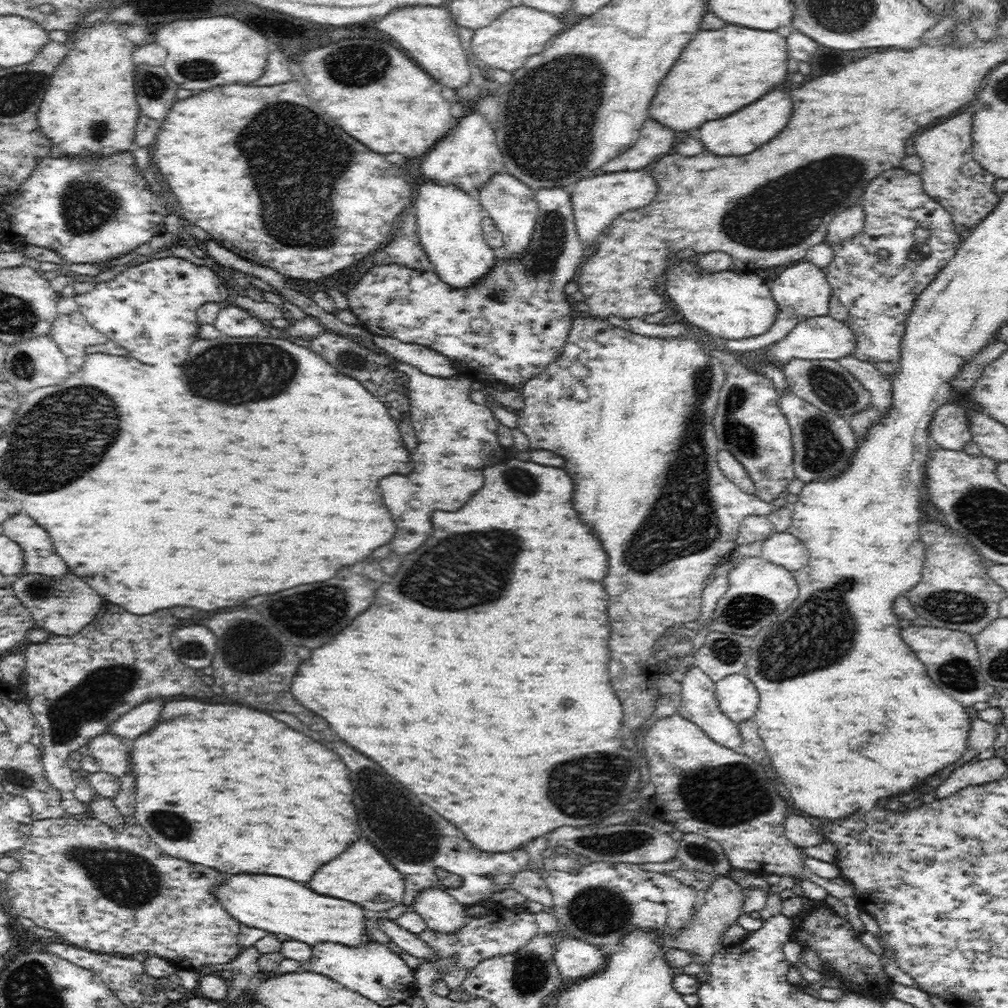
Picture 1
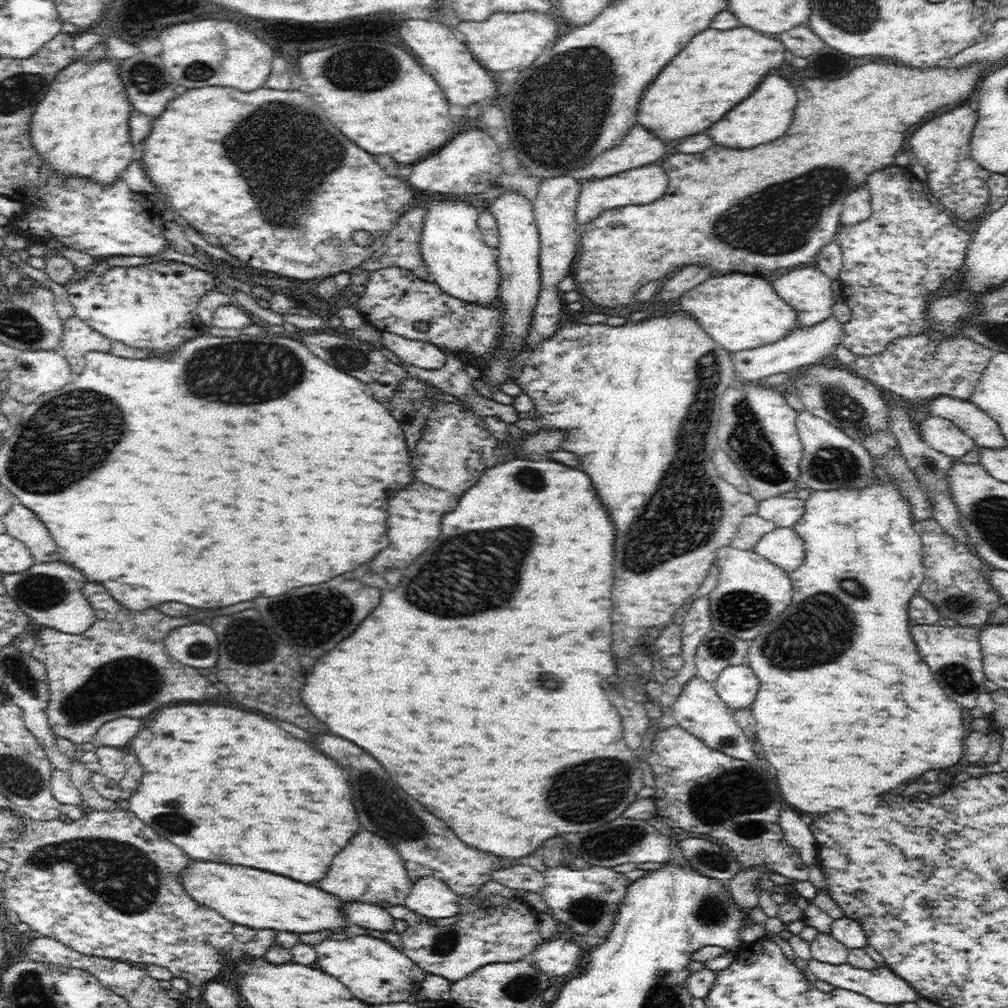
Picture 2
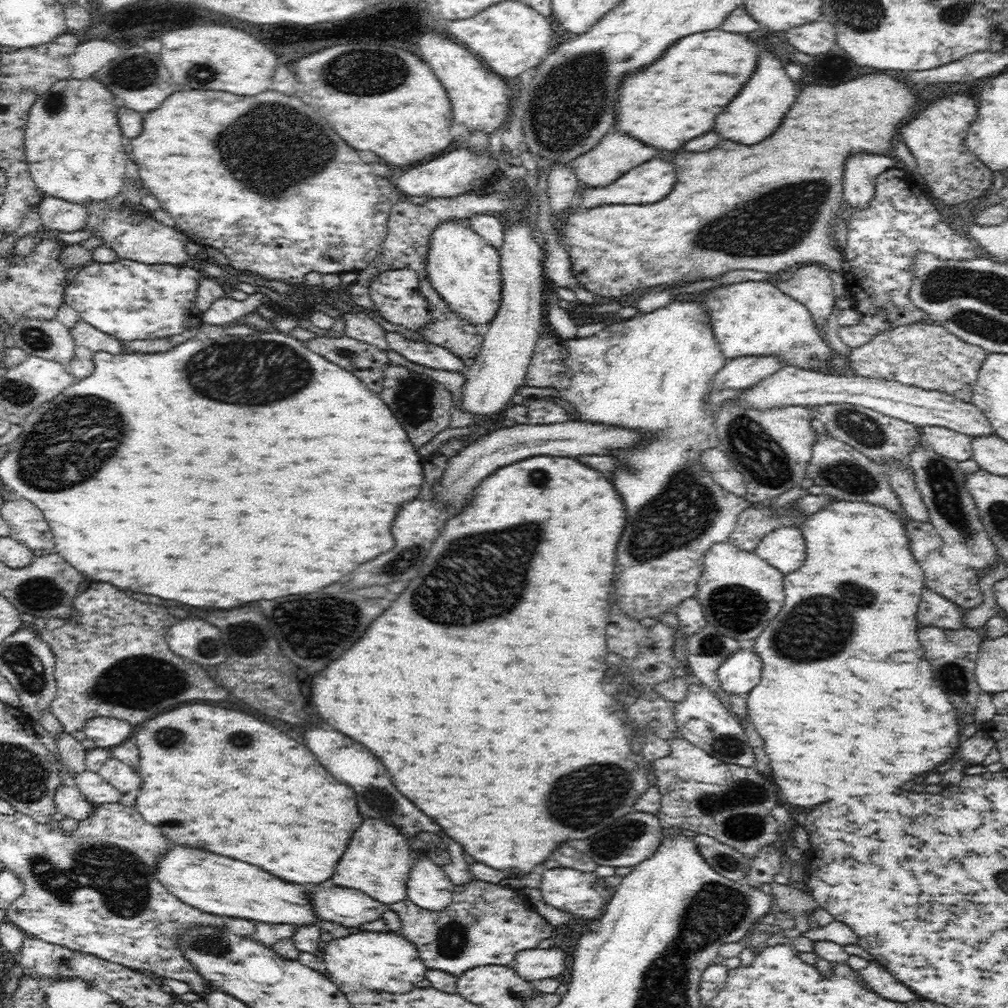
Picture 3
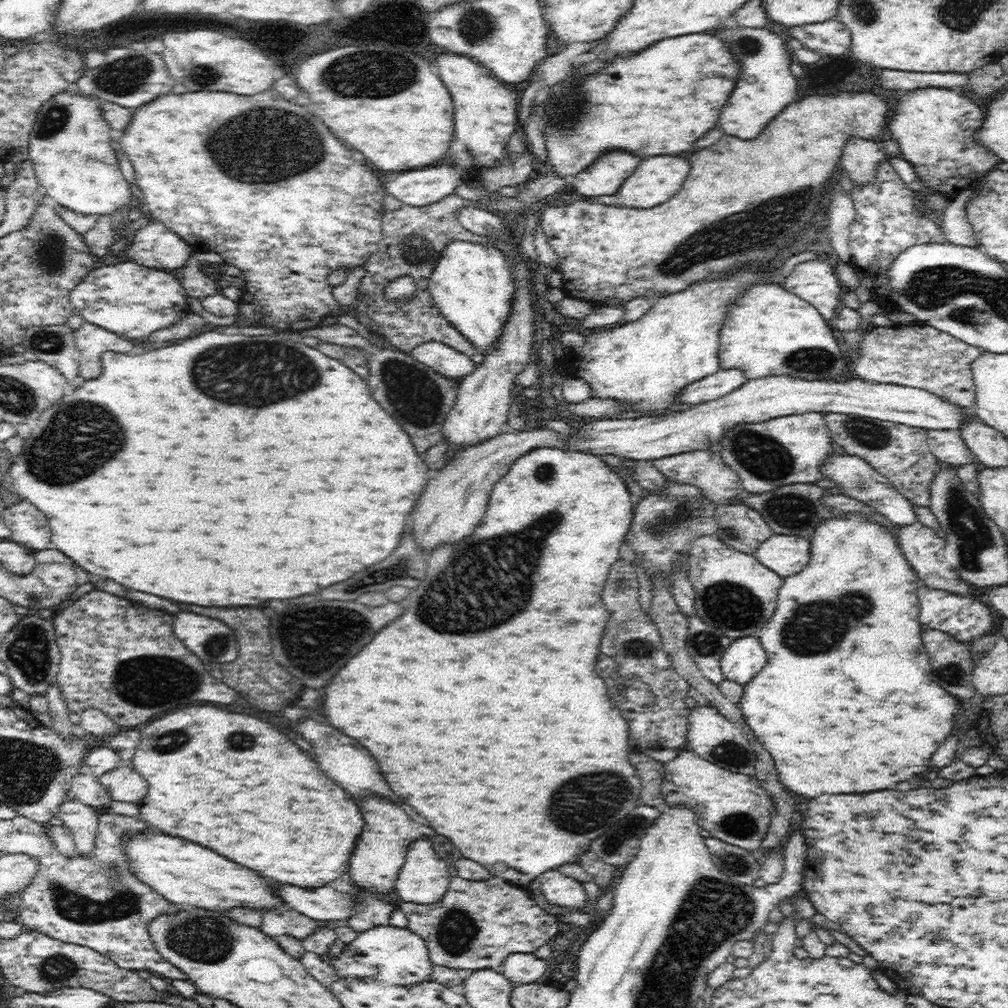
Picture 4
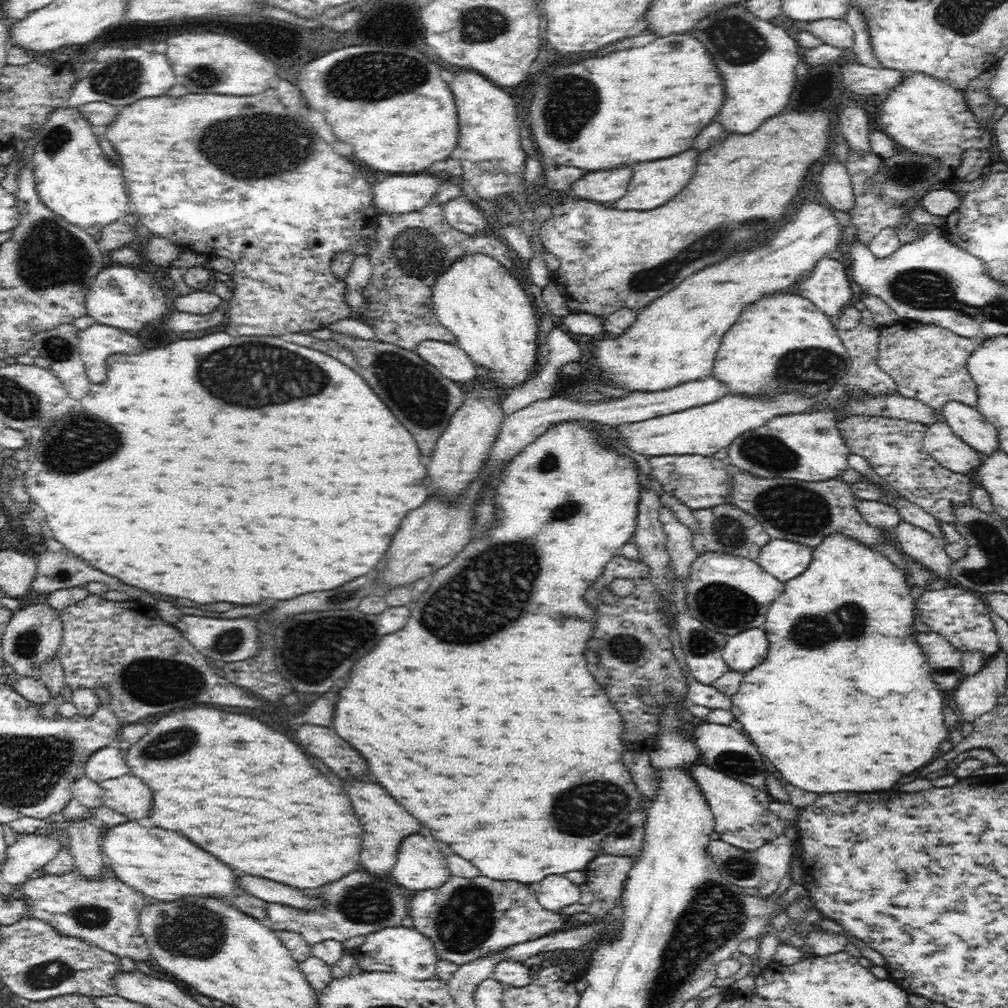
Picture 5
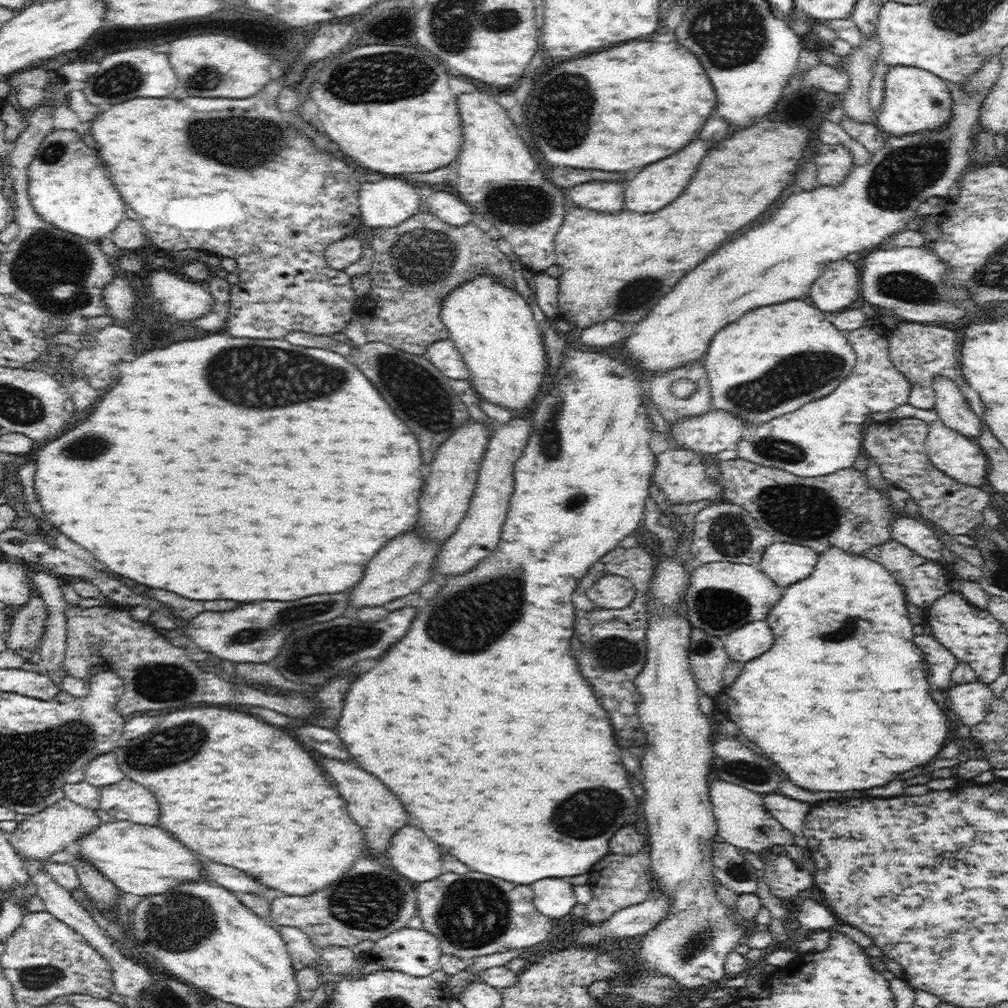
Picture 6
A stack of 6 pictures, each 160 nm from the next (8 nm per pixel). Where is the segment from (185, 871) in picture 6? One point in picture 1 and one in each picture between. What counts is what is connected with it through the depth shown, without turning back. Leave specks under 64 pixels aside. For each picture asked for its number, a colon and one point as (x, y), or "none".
1: (277, 905)
2: (247, 896)
3: (227, 888)
4: (185, 873)
5: (162, 865)

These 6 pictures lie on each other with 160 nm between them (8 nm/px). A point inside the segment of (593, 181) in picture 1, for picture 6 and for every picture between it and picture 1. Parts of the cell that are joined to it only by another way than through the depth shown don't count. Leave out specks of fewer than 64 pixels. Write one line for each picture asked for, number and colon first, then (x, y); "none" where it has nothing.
2: (640, 185)
3: (649, 182)
4: (658, 178)
5: (653, 183)
6: (657, 185)

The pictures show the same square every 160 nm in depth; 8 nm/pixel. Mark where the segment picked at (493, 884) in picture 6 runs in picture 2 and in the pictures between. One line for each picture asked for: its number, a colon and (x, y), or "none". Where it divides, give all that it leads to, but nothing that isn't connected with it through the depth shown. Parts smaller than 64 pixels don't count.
2: (495, 930)
3: (487, 924)
4: (478, 924)
5: (467, 918)

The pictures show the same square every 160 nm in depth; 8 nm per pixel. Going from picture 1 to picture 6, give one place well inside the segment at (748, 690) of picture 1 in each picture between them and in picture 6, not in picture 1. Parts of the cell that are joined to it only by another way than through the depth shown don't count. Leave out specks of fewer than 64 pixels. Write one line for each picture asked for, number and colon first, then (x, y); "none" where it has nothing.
2: (737, 685)
3: (741, 671)
4: (746, 656)
5: (743, 651)
6: (752, 639)

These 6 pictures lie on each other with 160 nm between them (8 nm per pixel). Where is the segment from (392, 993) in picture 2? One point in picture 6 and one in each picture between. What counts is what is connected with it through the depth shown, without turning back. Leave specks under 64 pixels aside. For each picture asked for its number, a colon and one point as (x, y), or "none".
3: (387, 962)
4: (397, 955)
5: (406, 951)
6: (416, 952)

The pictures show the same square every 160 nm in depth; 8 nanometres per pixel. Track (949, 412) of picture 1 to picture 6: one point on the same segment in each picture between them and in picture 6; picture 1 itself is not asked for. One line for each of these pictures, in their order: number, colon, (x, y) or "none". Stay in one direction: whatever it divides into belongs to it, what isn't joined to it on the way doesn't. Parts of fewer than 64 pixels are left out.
2: (943, 436)
3: (954, 445)
4: (947, 446)
5: (950, 451)
6: (952, 453)

